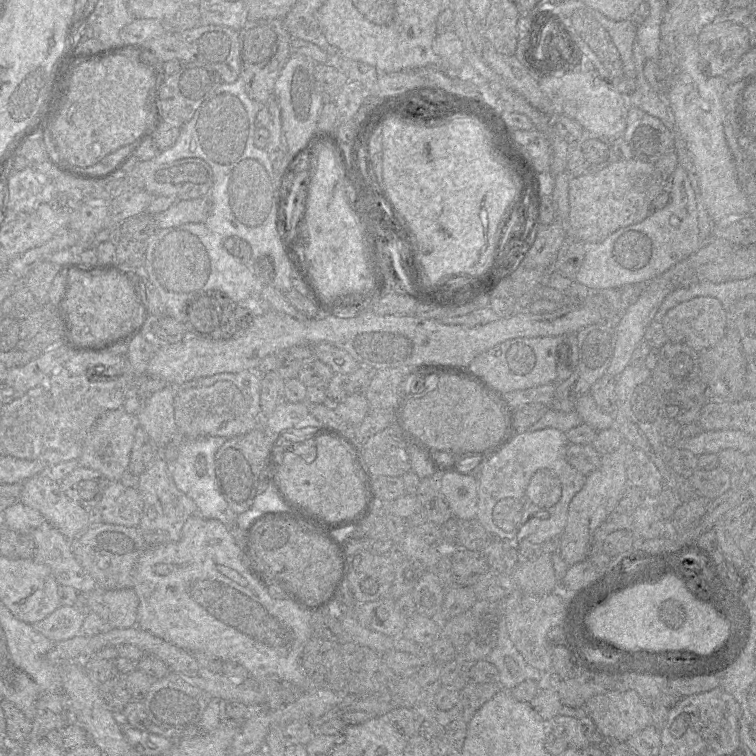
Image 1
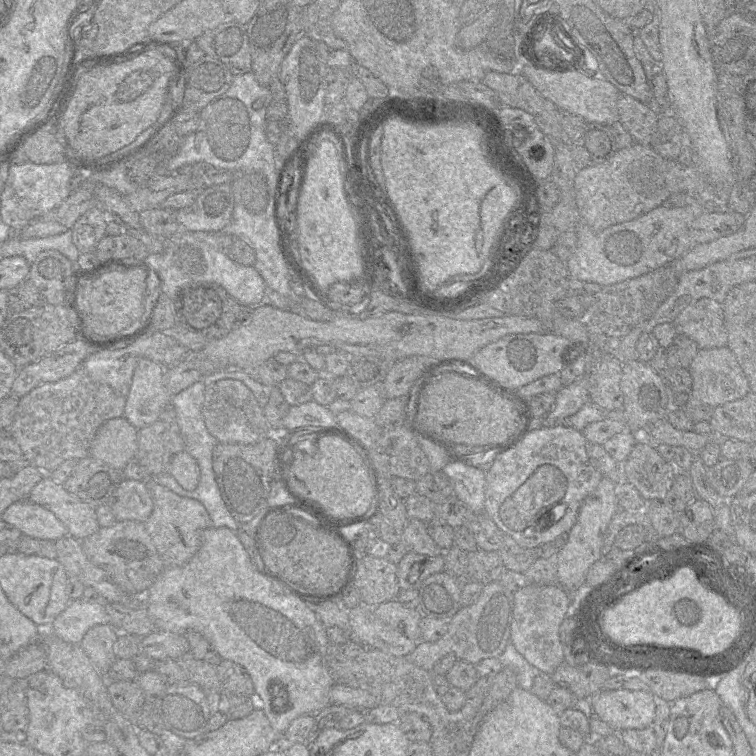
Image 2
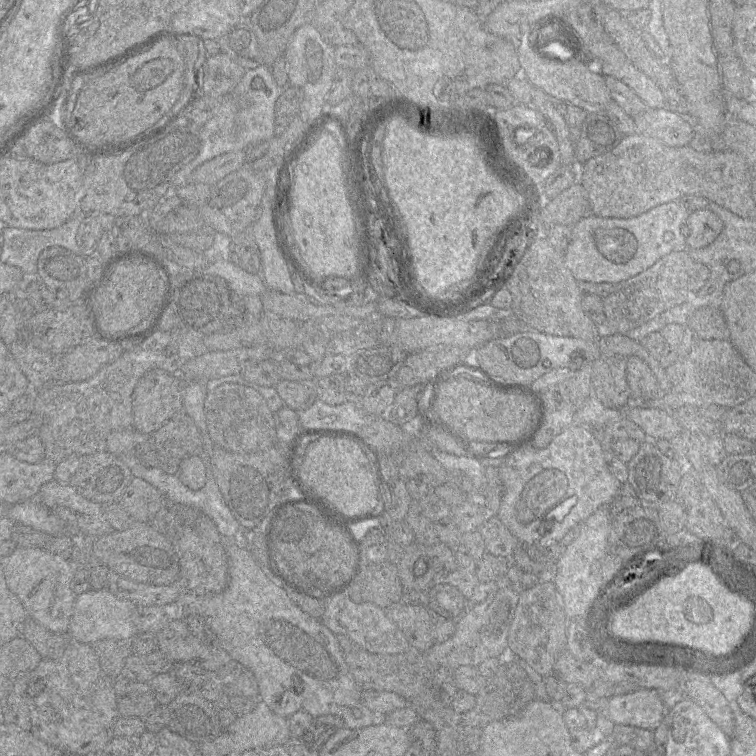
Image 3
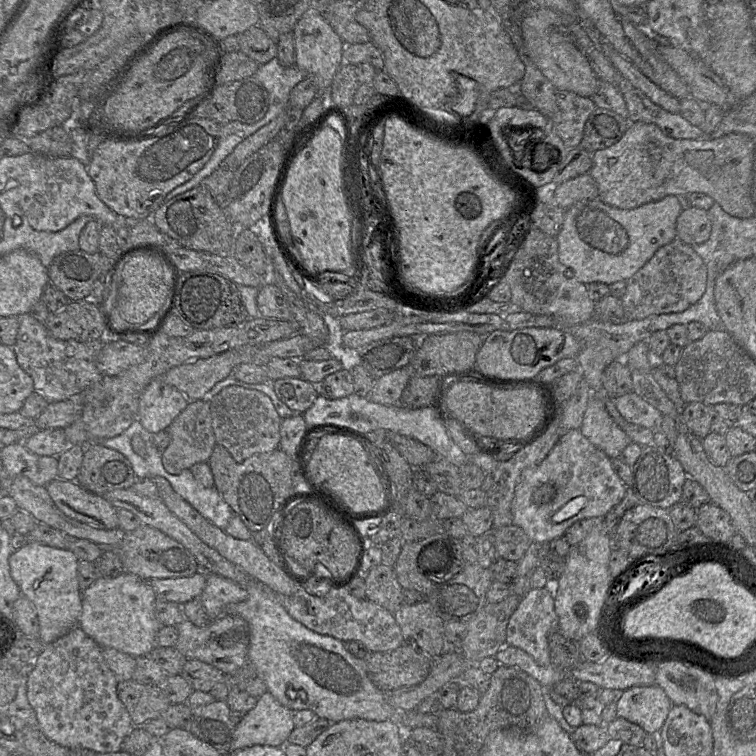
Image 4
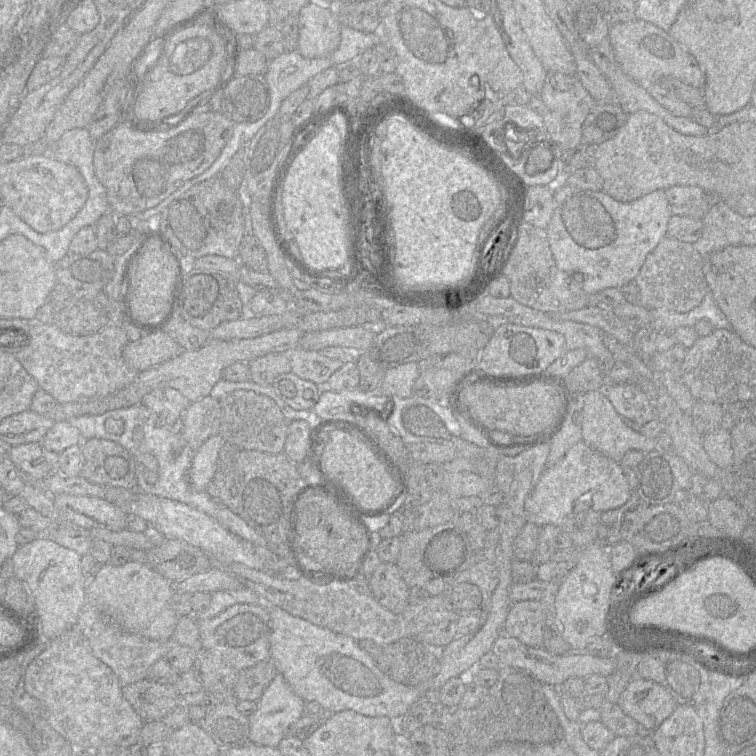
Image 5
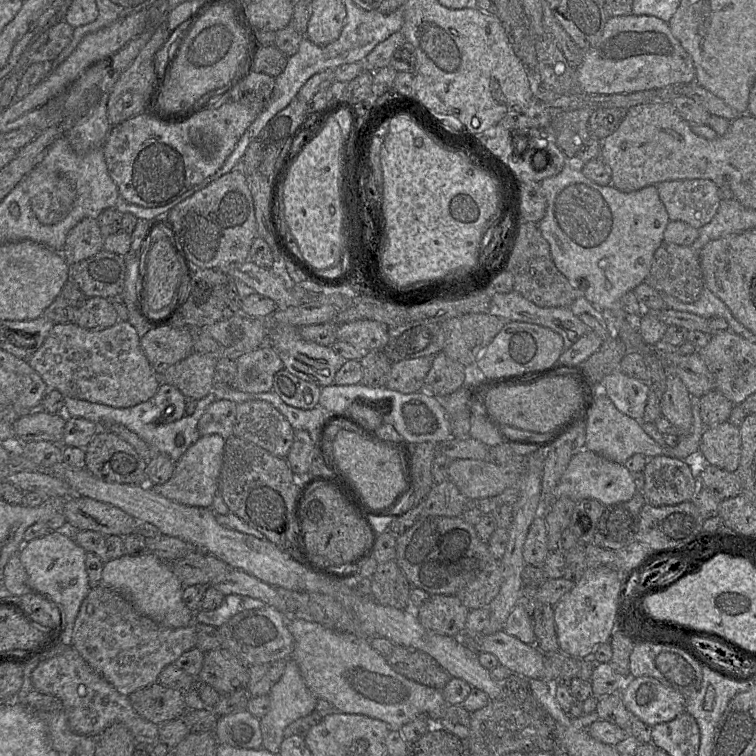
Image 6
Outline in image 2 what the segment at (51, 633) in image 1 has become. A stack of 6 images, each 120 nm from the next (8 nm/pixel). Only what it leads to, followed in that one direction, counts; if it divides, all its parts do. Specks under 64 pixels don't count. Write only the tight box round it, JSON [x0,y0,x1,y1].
[51,600,110,645]

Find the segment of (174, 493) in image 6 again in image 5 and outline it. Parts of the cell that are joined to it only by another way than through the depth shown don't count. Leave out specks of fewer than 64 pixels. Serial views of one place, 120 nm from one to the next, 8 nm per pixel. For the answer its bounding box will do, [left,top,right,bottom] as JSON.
[188,435,225,491]

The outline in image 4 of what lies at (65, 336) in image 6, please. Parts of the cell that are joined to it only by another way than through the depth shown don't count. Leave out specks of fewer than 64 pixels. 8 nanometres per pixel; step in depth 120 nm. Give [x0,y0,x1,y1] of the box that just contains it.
[12,313,105,402]

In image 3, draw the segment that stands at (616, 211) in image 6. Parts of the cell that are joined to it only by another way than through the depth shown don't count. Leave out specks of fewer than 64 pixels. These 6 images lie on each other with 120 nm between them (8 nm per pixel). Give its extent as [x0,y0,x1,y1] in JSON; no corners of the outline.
[563,201,688,284]

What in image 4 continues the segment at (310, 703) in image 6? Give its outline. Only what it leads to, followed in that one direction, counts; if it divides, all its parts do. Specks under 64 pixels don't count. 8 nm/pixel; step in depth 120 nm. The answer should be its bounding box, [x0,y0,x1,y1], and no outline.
[230,691,295,752]

